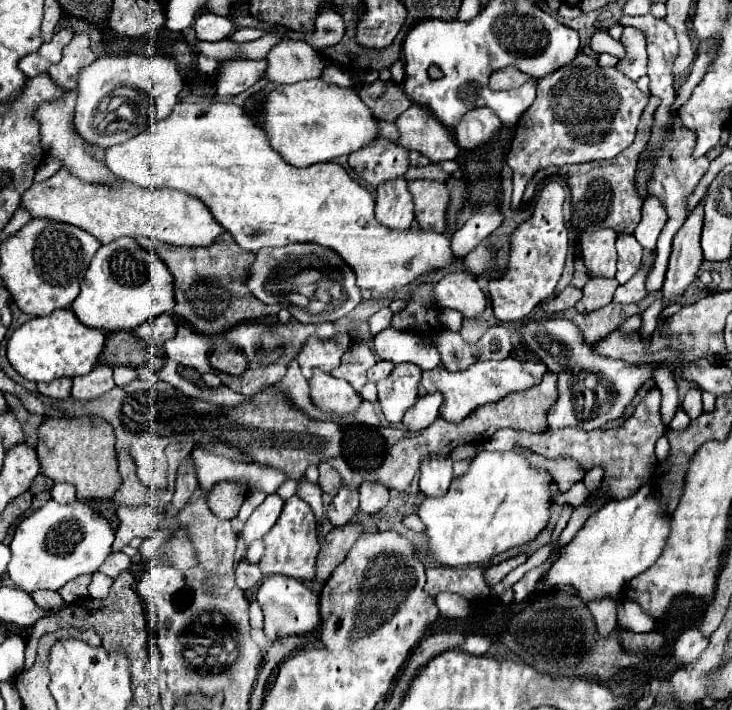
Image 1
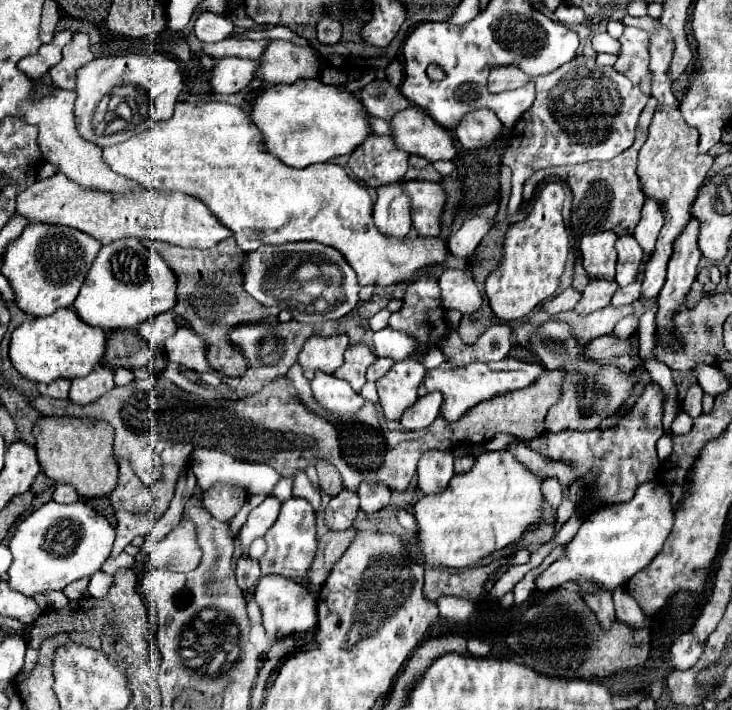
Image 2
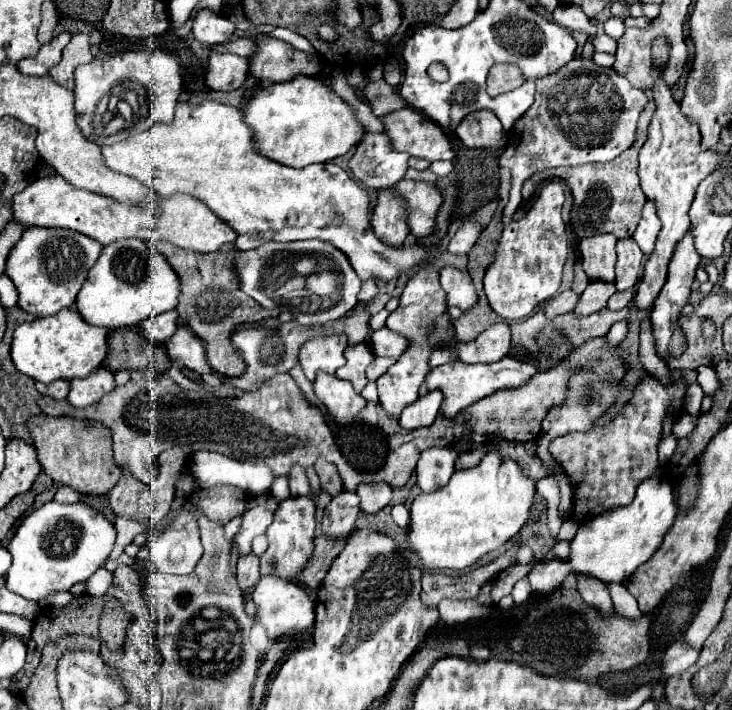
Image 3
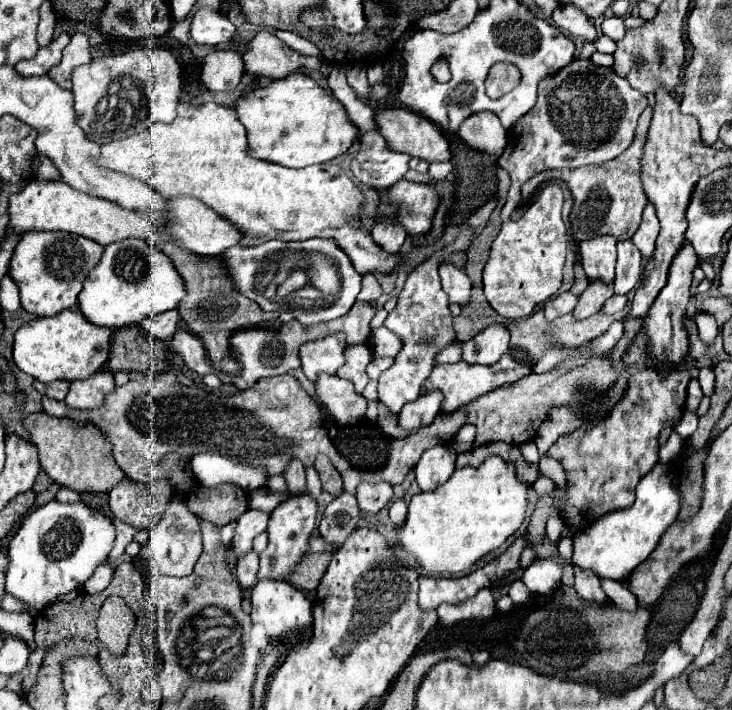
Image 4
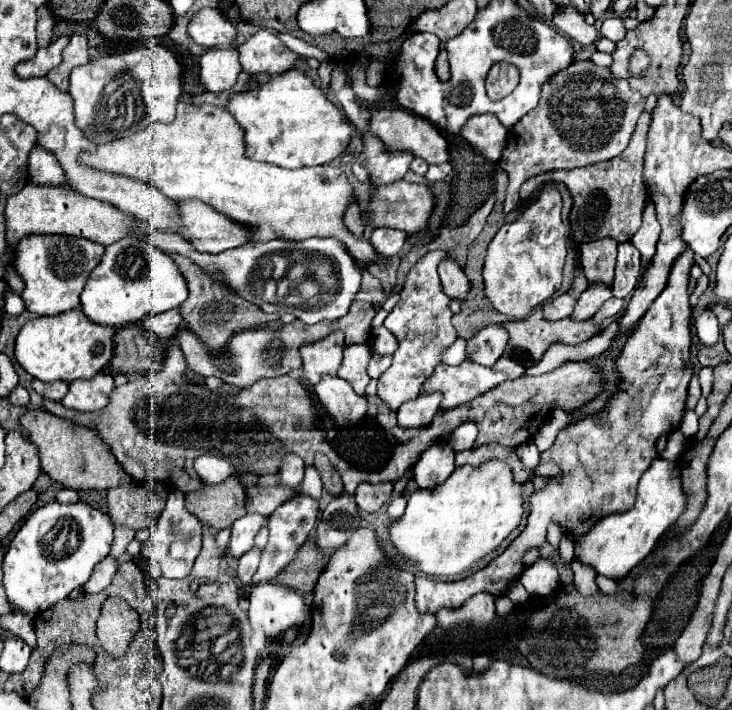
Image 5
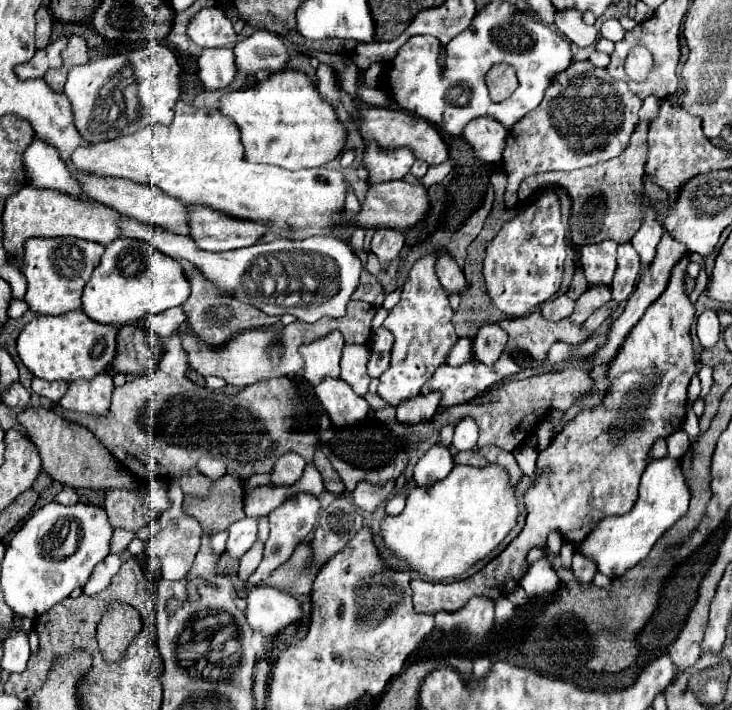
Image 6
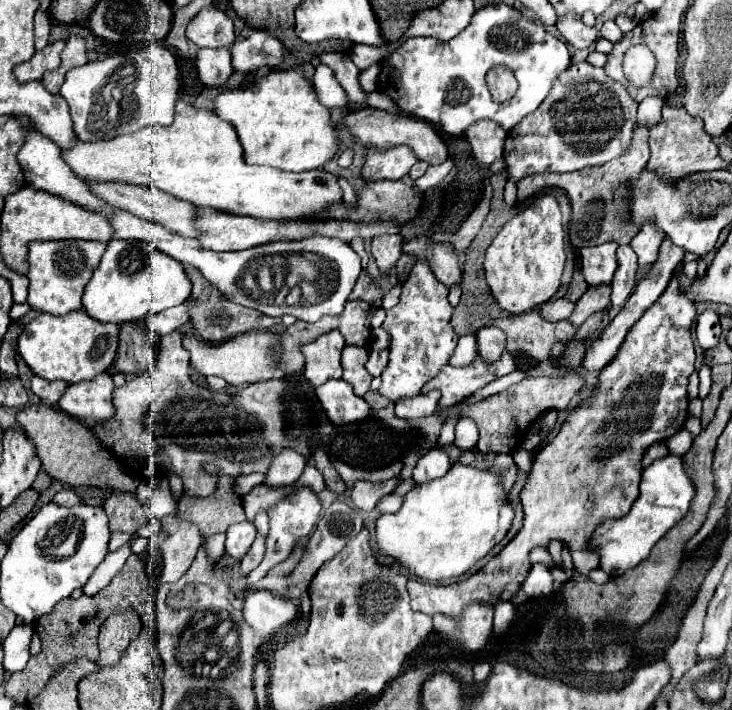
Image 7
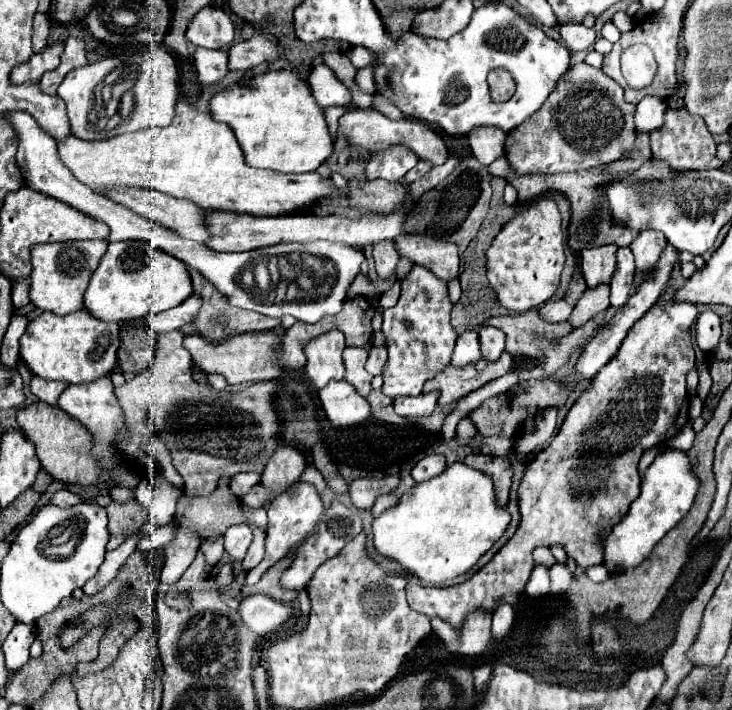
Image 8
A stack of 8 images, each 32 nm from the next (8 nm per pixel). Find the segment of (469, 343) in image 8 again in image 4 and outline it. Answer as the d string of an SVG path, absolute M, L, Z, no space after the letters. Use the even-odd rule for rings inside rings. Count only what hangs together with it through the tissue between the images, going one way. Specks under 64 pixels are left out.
M456 340L454 344L450 344L448 348L444 348L438 356L436 356L436 364L456 364L462 360L462 344L460 340Z

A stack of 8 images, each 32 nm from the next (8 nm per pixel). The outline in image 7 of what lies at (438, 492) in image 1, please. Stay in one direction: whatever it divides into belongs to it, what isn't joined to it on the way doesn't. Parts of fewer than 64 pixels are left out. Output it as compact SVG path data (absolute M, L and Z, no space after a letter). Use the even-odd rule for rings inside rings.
M428 452L414 466L412 478L416 480L416 484L422 484L422 482L444 476L448 472L448 468L450 468L450 462L448 462L448 456L444 452Z

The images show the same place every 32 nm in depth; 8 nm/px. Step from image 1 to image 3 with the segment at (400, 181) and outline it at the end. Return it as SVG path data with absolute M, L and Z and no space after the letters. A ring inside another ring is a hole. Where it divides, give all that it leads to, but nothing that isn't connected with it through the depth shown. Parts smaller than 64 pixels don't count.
M394 188L378 192L378 204L372 216L372 228L384 244L400 248L408 236L406 228L406 204L394 194Z

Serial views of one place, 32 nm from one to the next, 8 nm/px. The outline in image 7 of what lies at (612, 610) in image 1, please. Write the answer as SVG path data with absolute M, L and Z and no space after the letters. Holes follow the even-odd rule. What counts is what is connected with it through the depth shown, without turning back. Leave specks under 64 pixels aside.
M676 278L670 280L664 294L644 312L644 316L630 328L624 344L620 346L616 358L602 368L598 386L588 398L574 410L574 418L568 418L560 428L558 444L550 442L542 450L542 472L530 472L526 484L520 492L520 502L524 510L524 522L518 534L502 548L498 556L494 556L480 572L470 576L460 584L450 586L432 586L416 580L408 582L410 604L416 612L424 612L428 616L448 616L458 620L462 612L472 602L486 602L488 606L496 606L500 600L512 600L512 596L522 588L532 562L530 550L536 546L548 546L552 540L562 542L568 548L574 568L584 576L592 568L598 566L598 552L590 548L592 534L606 520L622 518L634 500L638 498L638 484L642 474L642 456L656 440L668 440L676 432L682 430L688 418L688 376L696 370L694 366L694 346L692 346L692 324L696 320L696 306L688 298L682 298Z

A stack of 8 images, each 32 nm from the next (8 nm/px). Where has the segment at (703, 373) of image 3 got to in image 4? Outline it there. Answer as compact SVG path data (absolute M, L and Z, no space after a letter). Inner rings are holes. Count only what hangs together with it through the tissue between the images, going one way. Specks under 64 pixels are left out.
M700 368L700 384L704 396L710 396L714 392L714 372L712 368Z

